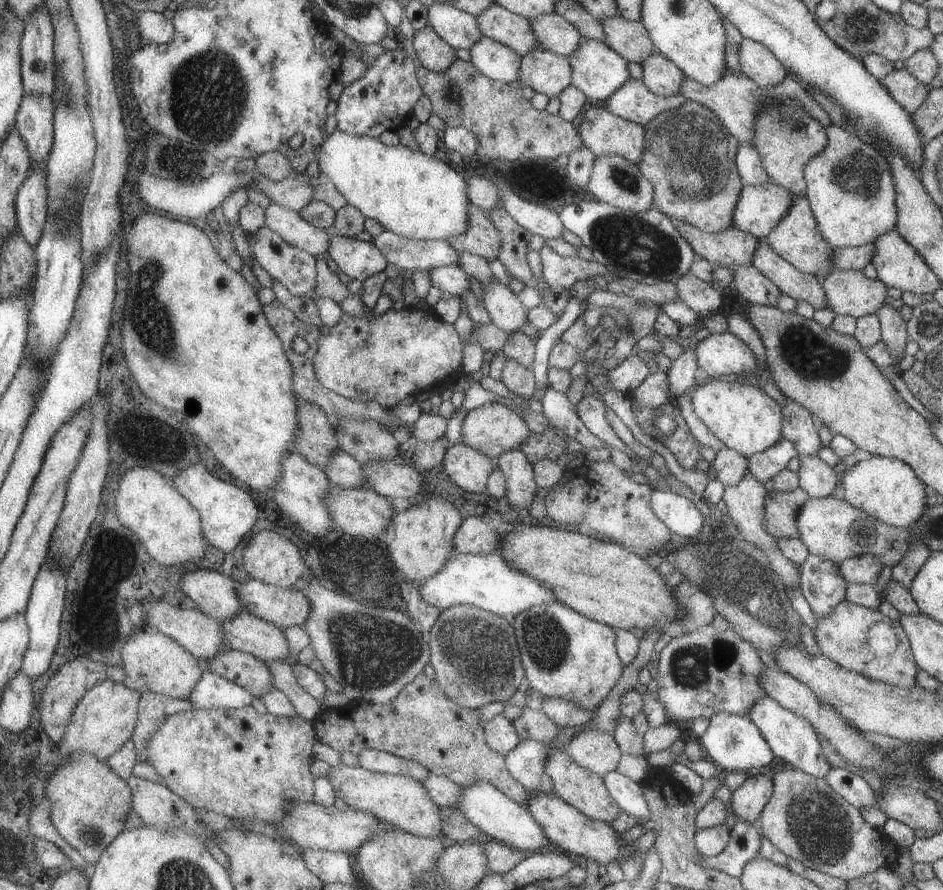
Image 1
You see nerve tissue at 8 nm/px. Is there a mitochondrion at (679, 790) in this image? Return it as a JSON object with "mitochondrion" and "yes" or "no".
{"mitochondrion":"no"}

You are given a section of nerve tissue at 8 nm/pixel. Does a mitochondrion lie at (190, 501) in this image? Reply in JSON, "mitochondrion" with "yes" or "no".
{"mitochondrion":"no"}

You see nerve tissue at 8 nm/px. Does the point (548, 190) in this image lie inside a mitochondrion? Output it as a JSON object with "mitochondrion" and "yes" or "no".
{"mitochondrion":"no"}

